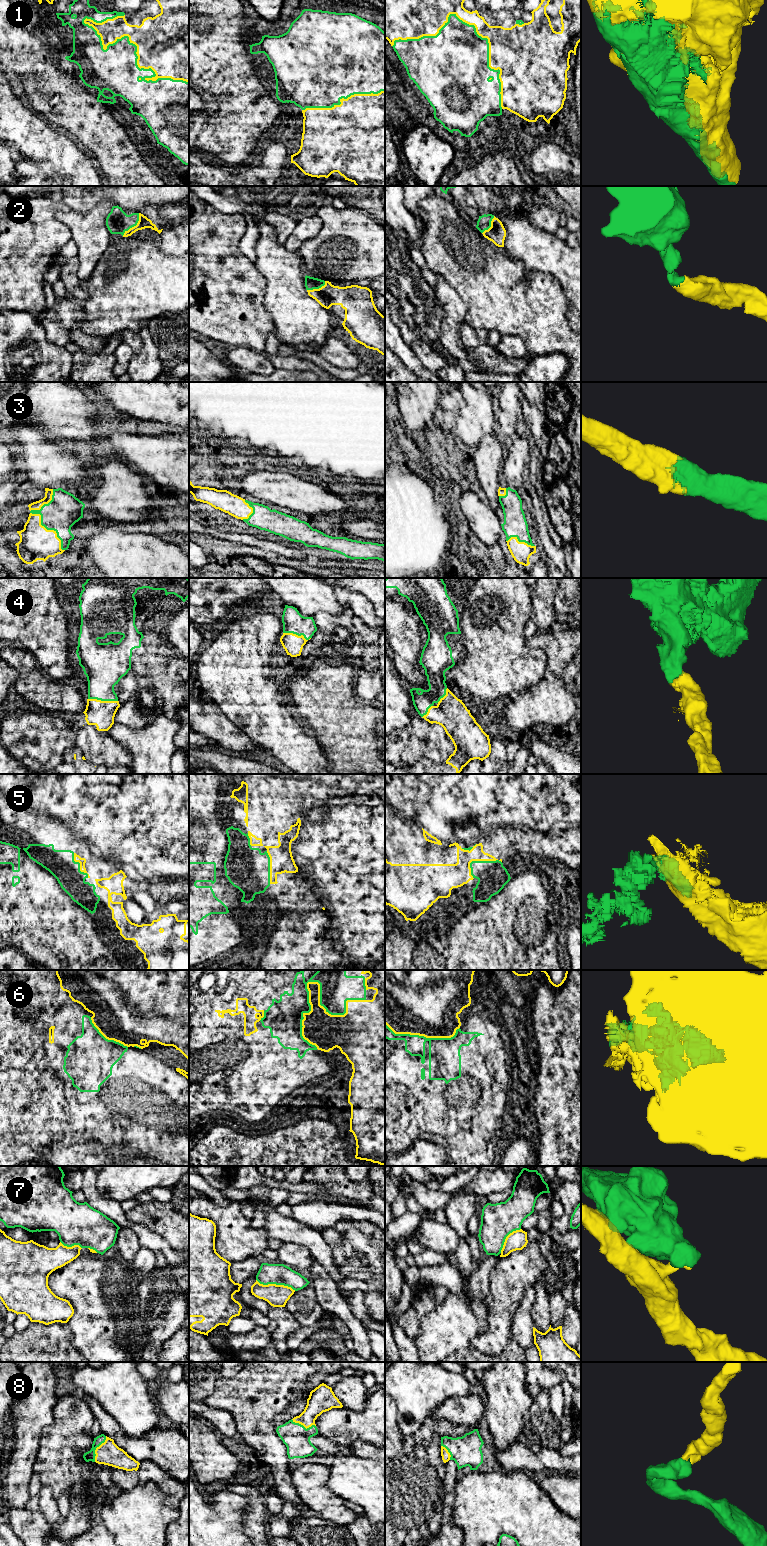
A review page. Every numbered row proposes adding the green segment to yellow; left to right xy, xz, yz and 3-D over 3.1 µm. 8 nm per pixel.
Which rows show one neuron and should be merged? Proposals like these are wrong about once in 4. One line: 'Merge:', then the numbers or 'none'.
Merge: 1, 2, 3, 4, 8

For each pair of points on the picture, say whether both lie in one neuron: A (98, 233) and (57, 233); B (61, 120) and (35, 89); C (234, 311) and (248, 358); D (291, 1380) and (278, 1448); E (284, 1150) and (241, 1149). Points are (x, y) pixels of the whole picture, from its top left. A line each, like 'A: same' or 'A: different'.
A: different
B: same
C: different
D: same
E: same

